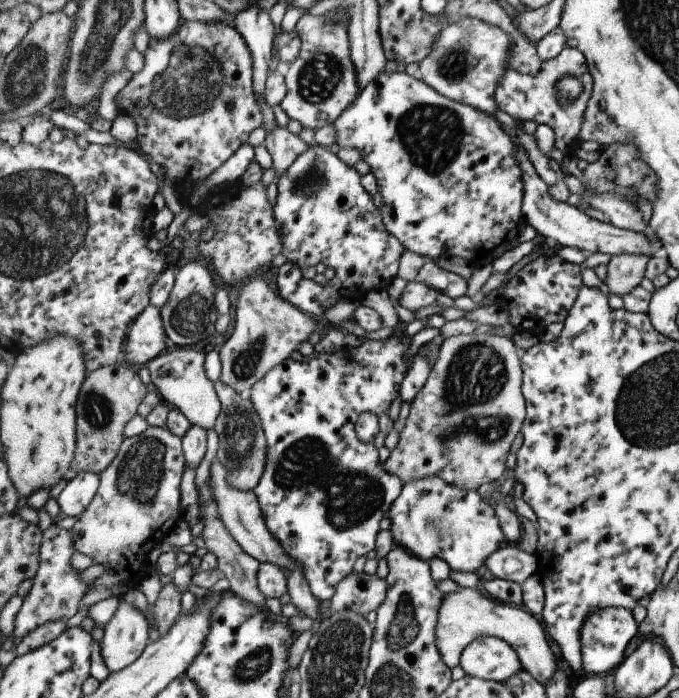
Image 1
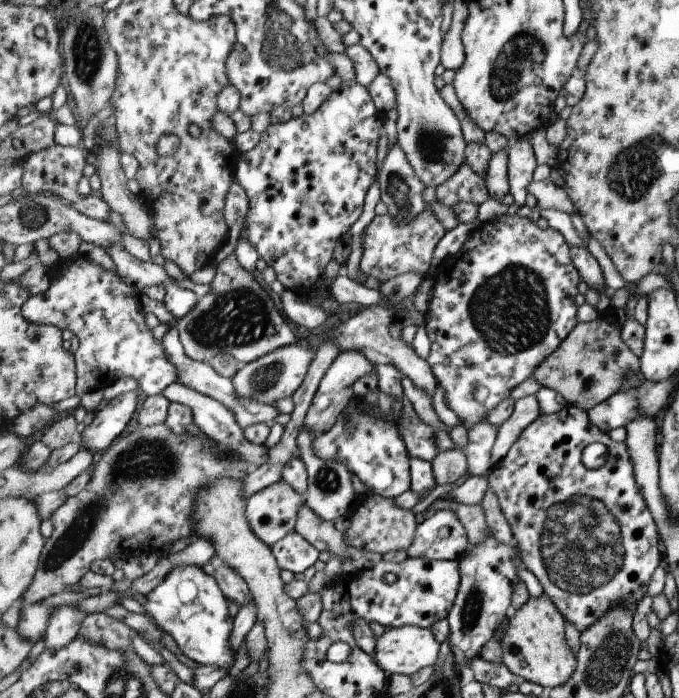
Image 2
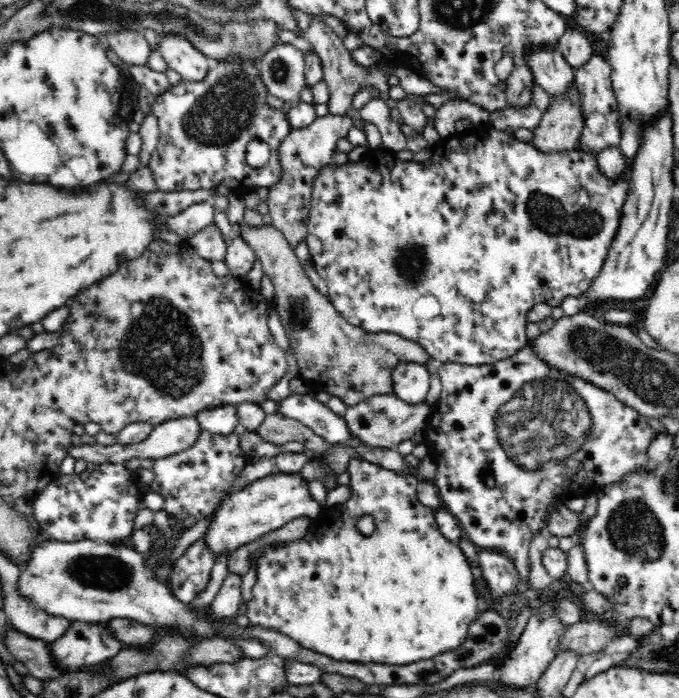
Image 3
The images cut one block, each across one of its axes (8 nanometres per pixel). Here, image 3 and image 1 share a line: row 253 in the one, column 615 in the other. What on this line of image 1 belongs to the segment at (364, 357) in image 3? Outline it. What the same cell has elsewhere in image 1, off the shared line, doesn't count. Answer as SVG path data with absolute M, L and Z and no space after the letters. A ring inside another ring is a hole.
M640 254L612 256L605 279L607 286L610 286L610 292L619 297L631 294L646 277L650 260L649 256Z

